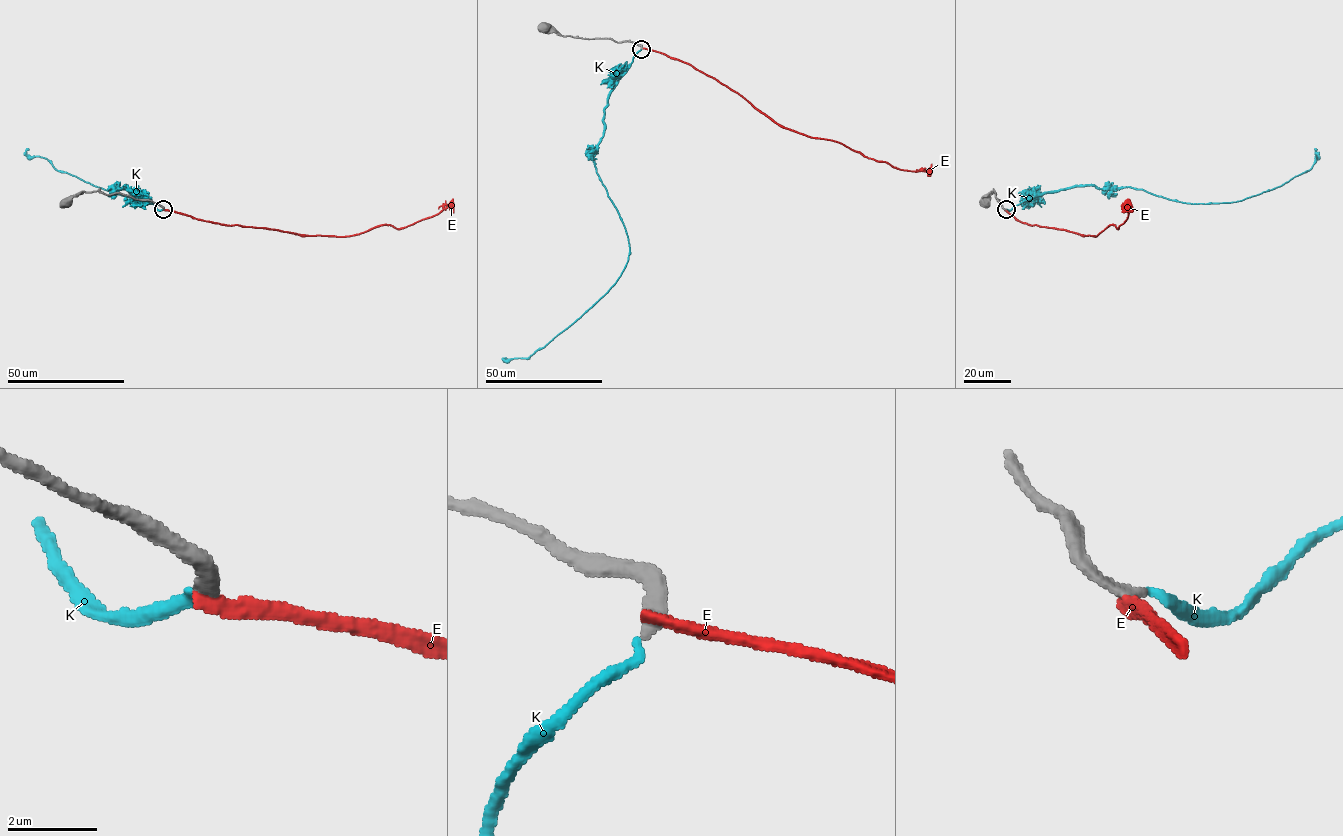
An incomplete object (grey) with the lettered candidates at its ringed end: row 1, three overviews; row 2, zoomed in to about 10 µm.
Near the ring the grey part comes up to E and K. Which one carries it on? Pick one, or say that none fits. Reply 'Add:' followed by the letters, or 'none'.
Add: K

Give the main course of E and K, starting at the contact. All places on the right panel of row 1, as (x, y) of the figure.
E: (1004, 209), (1015, 219), (1031, 225), (1094, 236), (1108, 225), (1118, 228), (1127, 219), (1128, 206), (1122, 212)
K: (1005, 209), (1037, 195), (1090, 185), (1142, 189), (1189, 203), (1240, 201), (1308, 171), (1317, 156), (1316, 149)

